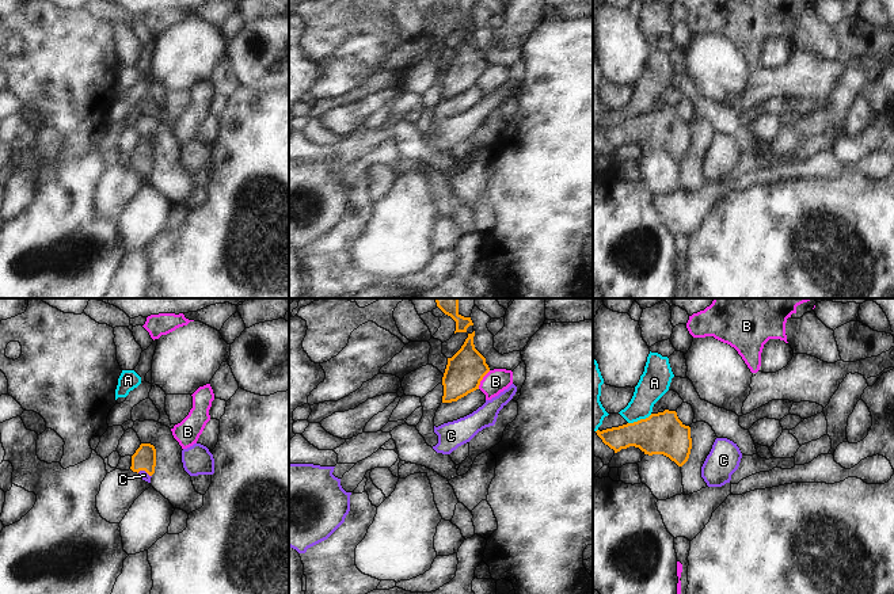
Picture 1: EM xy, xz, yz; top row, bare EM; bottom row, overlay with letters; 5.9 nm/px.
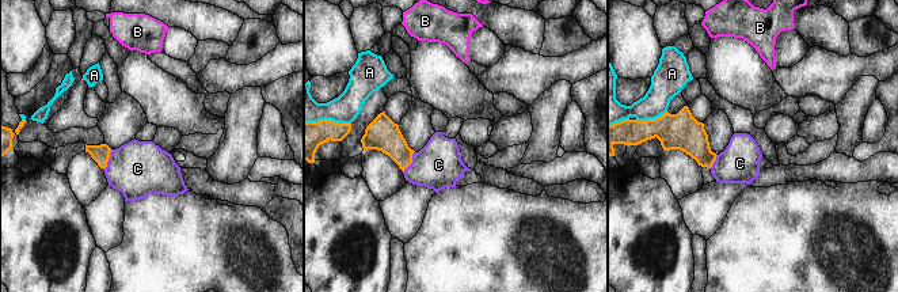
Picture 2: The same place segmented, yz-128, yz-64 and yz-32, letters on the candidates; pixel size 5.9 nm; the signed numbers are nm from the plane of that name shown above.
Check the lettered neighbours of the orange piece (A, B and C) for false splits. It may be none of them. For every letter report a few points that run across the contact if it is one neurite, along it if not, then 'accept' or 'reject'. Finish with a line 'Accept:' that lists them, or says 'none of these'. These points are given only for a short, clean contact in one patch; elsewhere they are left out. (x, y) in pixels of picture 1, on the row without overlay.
A: reject
B: line xz (490, 67), (478, 84); reject
C: line xy (144, 155), (144, 166), (144, 171); accept
Accept: C

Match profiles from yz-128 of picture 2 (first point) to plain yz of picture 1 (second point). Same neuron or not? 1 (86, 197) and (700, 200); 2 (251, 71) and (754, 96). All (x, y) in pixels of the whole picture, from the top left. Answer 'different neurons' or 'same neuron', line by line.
1: different neurons
2: same neuron

